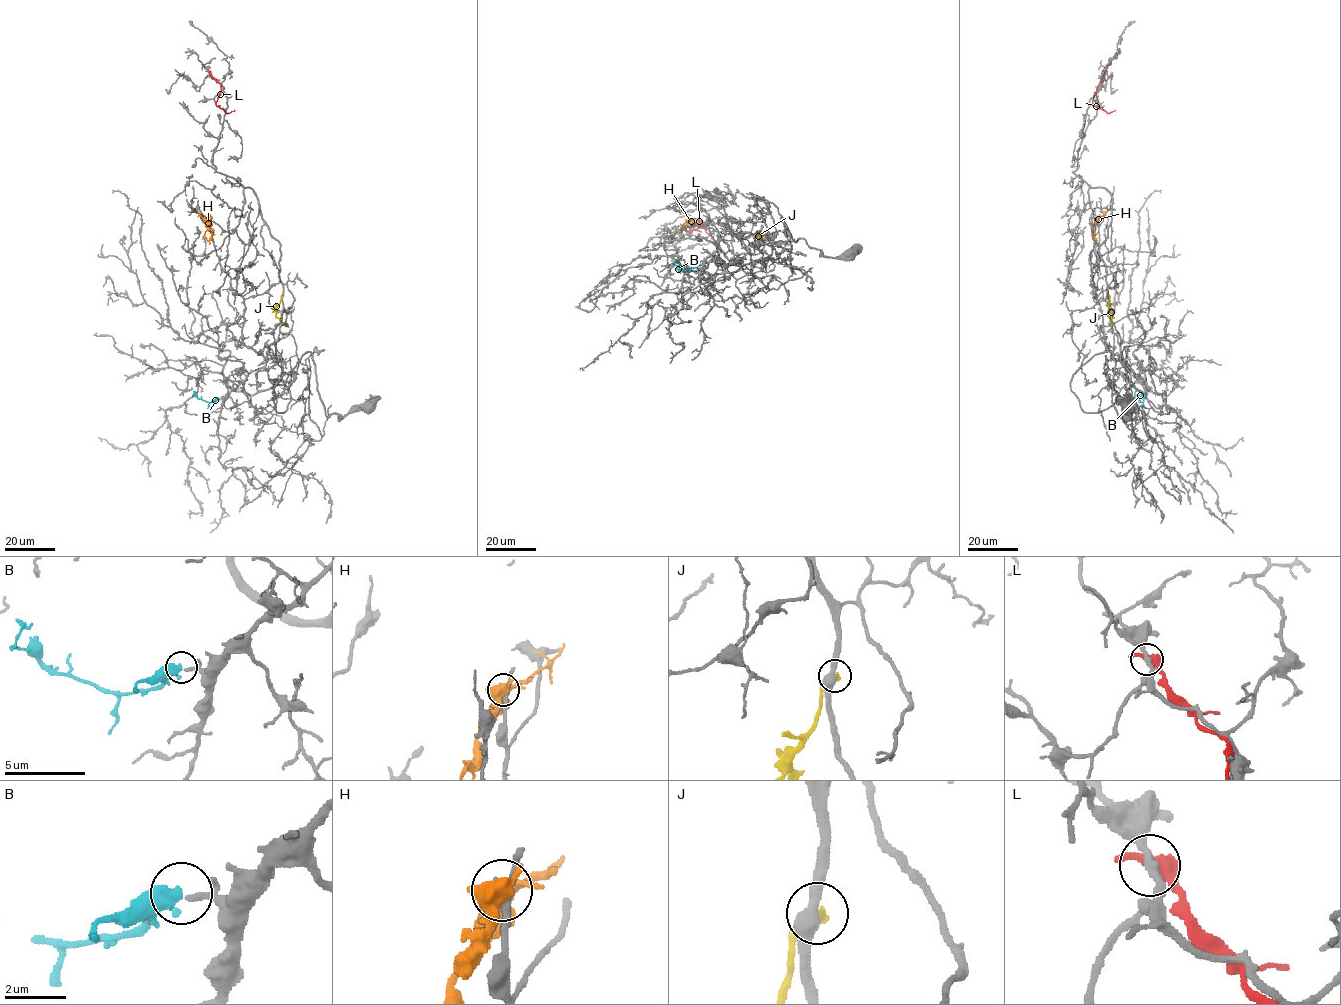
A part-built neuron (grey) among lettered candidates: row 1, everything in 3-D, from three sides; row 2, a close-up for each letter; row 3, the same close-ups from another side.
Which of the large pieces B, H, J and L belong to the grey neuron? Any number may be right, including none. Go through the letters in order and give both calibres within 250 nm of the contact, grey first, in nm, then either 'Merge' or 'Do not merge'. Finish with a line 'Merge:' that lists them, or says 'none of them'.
B: Thickness 150 nm (grey) against 500 nm. Merge
H: Thickness 240 nm (grey) against 900 nm. Do not merge
J: Thickness 440 nm (grey) against 280 nm. Do not merge
L: Thickness 240 nm (grey) against 550 nm. Do not merge
Merge: B

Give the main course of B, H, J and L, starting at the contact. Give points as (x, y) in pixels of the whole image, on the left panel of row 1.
B: (219, 398), (211, 402), (204, 401), (192, 395), (196, 391)
H: (210, 218), (204, 234), (209, 243)
J: (283, 295), (275, 315), (288, 327)
L: (208, 71), (220, 84), (215, 105), (226, 113), (234, 110)

